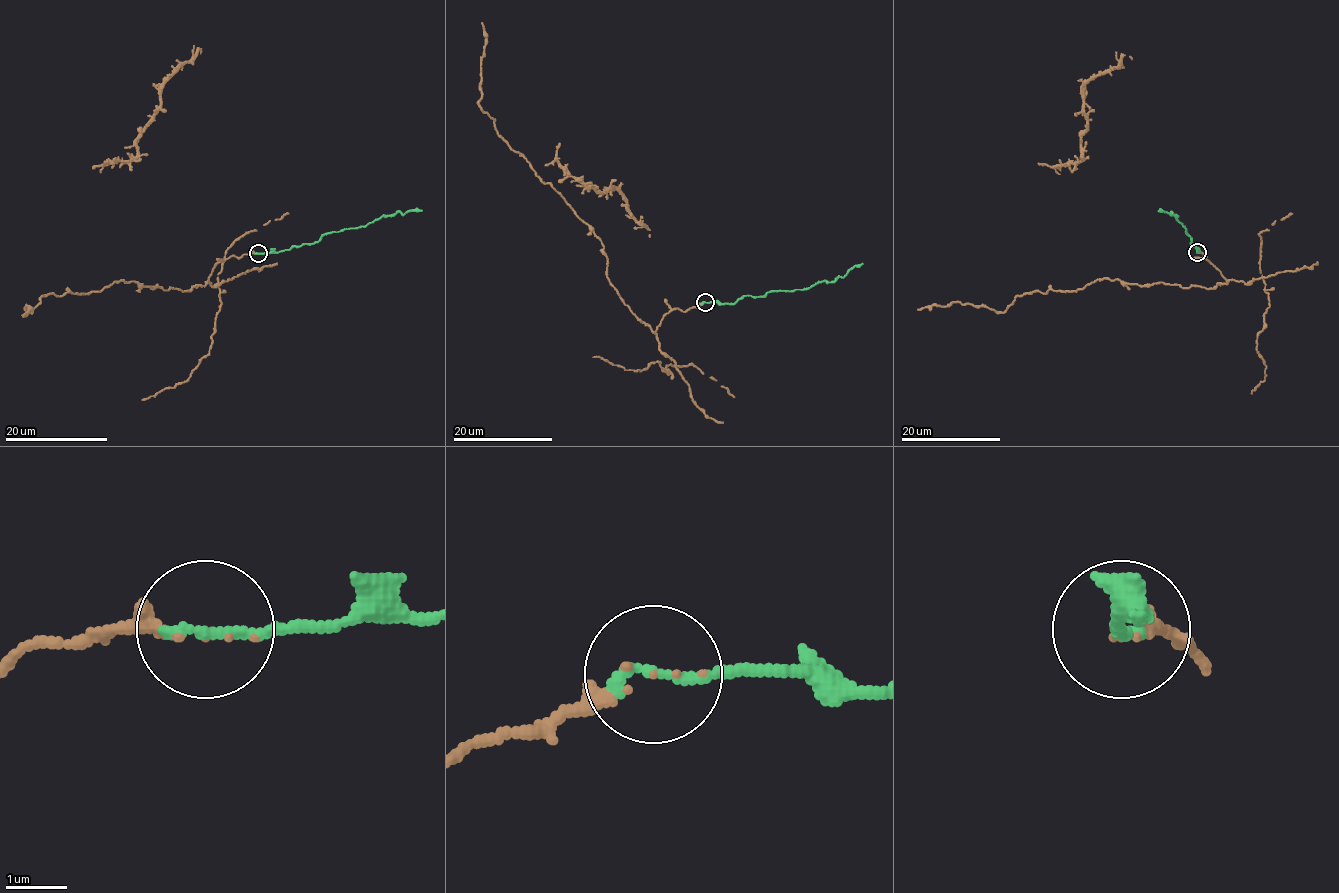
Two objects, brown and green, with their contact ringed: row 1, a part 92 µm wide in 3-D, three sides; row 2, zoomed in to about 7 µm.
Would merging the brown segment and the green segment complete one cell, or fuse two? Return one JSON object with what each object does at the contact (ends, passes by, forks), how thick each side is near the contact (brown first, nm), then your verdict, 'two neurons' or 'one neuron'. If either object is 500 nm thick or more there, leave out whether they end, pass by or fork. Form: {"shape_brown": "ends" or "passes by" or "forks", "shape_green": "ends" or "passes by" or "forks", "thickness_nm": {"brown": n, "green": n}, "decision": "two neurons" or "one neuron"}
{"shape_brown": "ends", "shape_green": "ends", "thickness_nm": {"brown": 50, "green": 200}, "decision": "one neuron"}

